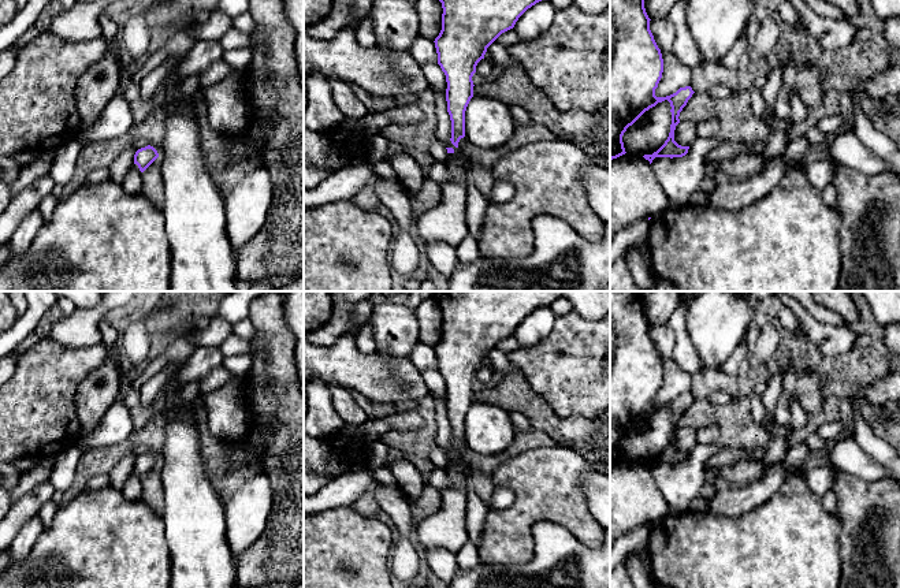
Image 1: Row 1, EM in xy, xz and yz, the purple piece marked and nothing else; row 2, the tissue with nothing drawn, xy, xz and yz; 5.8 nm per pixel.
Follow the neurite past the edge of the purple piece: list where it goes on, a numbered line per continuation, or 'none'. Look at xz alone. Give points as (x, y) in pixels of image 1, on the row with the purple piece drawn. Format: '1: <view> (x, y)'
1: xz (446, 222)

